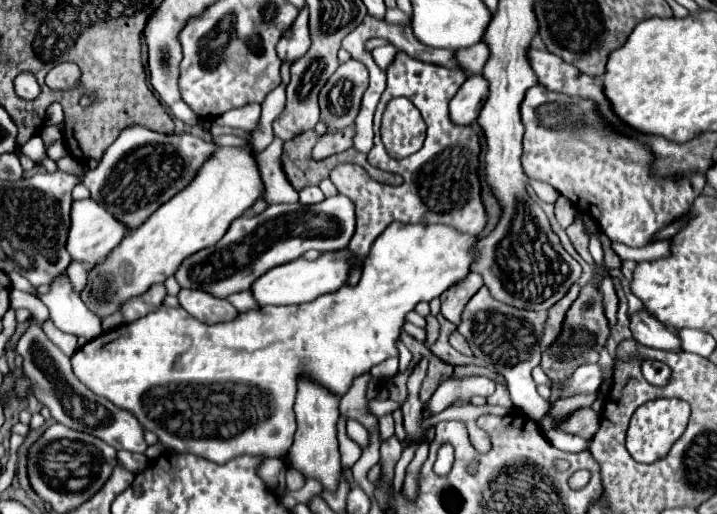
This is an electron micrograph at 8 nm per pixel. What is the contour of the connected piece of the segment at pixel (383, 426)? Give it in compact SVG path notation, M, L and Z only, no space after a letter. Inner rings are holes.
M382 416L380 418L380 440L388 440L394 436L394 420L392 416Z

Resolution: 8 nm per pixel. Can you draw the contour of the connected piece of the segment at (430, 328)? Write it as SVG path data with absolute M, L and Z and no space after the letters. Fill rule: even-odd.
M428 314L426 316L426 332L428 332L428 340L426 340L426 344L428 346L432 346L434 342L436 342L436 338L438 338L438 330L440 330L440 324L438 324L438 320L432 316L432 314Z

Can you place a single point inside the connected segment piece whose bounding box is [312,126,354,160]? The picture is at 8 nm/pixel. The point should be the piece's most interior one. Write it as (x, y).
(330, 144)

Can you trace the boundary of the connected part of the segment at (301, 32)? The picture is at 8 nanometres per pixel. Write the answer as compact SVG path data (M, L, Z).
M306 6L300 10L294 24L282 34L282 40L278 42L276 50L282 60L294 62L310 48L310 36L308 36L308 10Z

